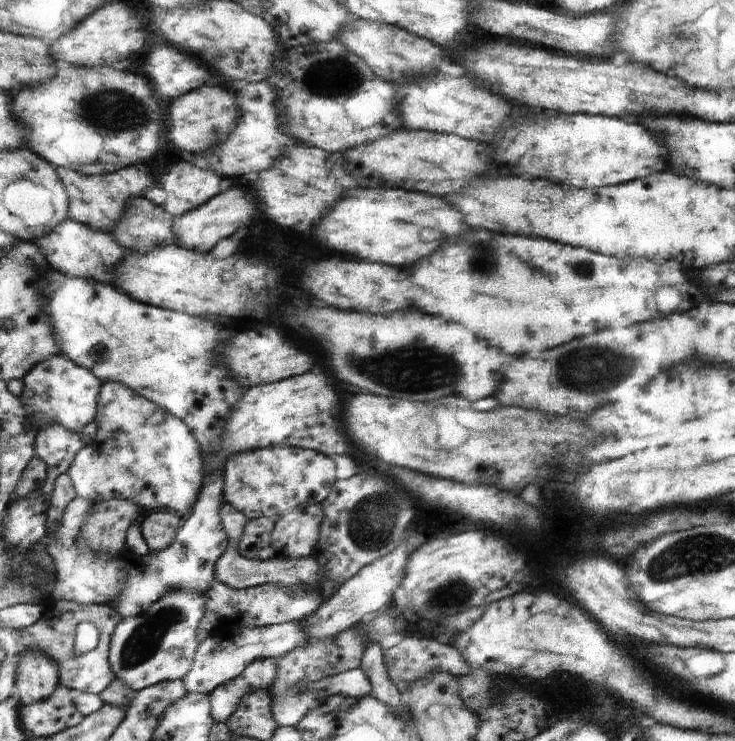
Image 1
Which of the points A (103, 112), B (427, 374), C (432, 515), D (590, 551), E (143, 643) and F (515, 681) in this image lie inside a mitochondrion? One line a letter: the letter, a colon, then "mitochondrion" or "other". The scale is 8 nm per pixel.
A: mitochondrion
B: mitochondrion
C: other
D: other
E: mitochondrion
F: other

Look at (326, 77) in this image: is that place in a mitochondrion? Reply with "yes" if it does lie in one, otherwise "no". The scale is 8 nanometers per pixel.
yes

